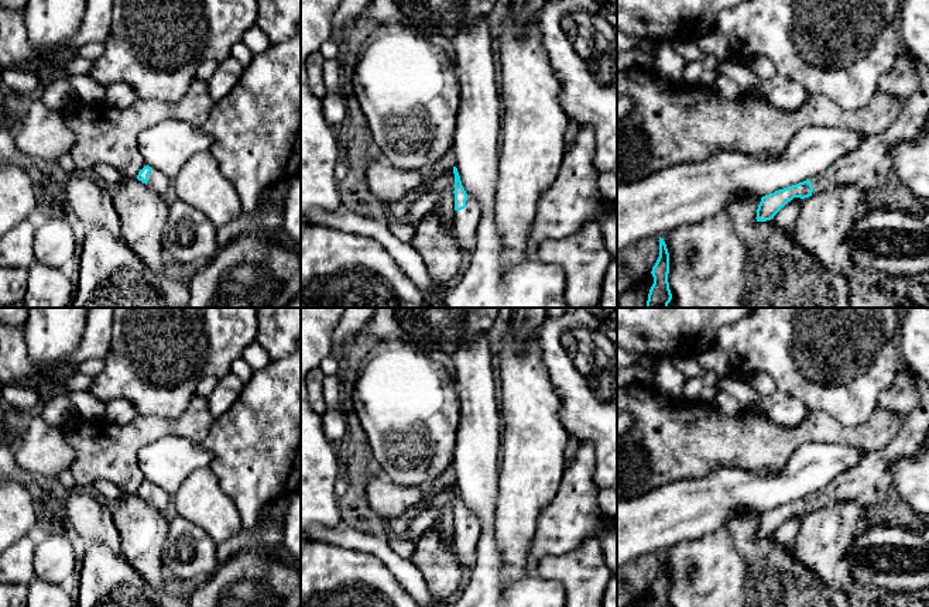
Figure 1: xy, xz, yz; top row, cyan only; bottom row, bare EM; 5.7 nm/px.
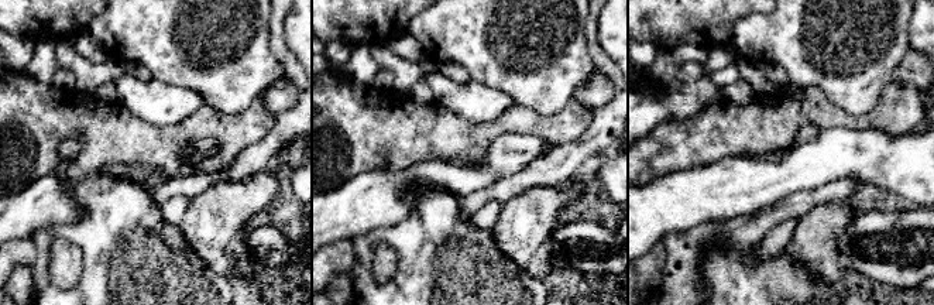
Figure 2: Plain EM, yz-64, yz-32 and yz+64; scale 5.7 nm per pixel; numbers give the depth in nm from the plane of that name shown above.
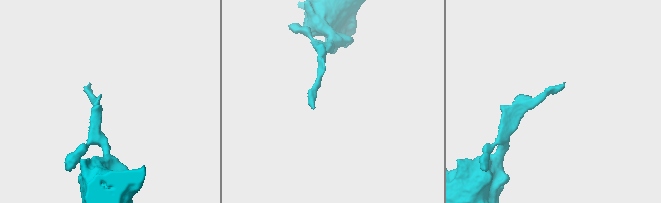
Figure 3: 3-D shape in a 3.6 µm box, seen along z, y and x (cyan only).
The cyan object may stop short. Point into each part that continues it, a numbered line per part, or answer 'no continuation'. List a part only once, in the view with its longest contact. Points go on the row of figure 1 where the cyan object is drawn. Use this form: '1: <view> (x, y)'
1: xz (465, 223)

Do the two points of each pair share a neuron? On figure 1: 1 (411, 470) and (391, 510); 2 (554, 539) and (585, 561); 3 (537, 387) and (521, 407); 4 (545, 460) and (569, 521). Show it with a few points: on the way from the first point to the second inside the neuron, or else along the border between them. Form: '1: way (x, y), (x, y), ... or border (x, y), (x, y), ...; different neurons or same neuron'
1: border (383, 473), (398, 484), (420, 486), (422, 489); different neurons
2: border (602, 547), (585, 538), (540, 562); different neurons
3: way (532, 391), (525, 403); same neuron
4: border (565, 467), (558, 491), (538, 518); different neurons

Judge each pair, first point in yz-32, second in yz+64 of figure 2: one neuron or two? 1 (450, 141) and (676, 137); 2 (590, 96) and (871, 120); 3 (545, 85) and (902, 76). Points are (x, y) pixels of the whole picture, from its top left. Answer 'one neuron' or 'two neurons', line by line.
1: one neuron
2: two neurons
3: two neurons

